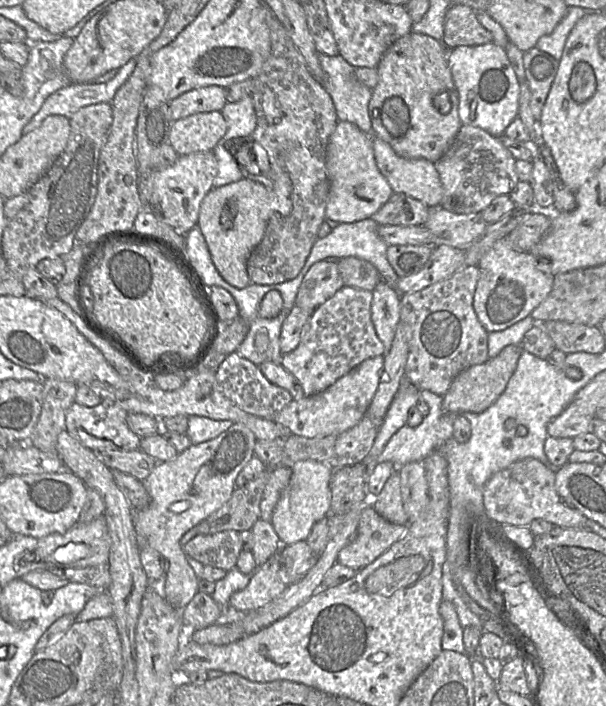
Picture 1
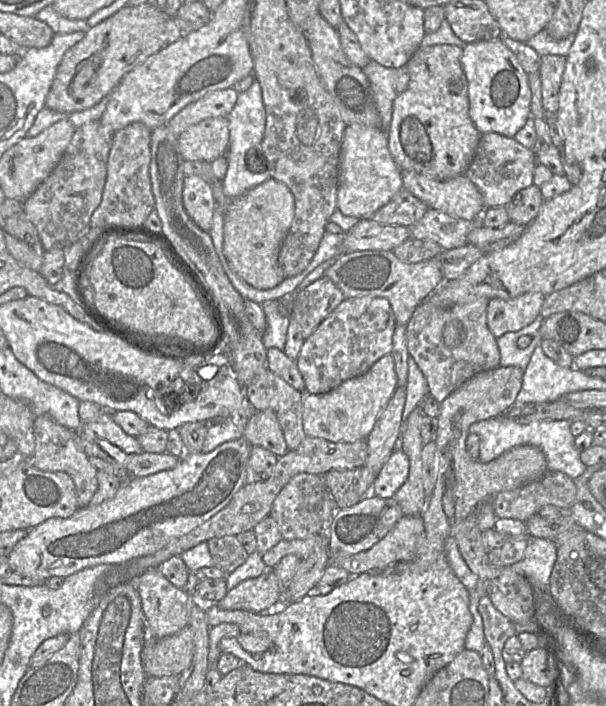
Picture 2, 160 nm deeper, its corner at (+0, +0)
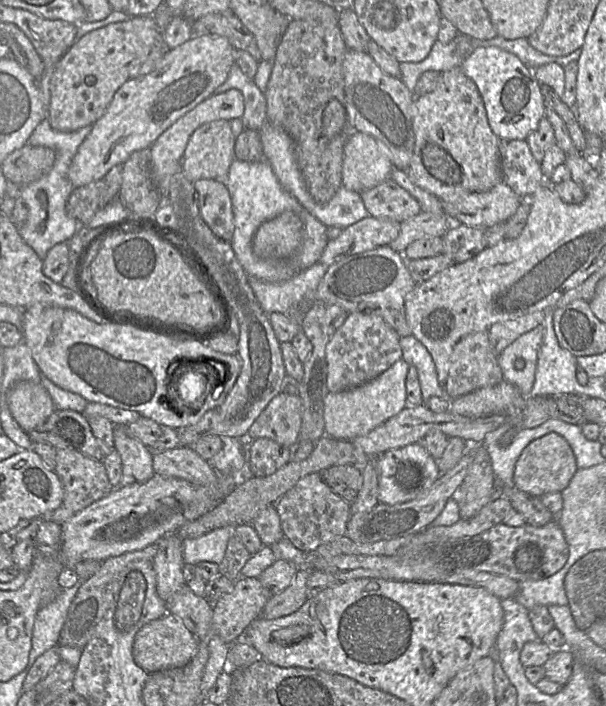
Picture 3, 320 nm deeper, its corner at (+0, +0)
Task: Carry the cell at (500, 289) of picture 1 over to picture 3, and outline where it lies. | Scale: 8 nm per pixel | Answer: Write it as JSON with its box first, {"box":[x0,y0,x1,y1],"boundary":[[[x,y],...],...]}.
{"box":[488,308,551,356],"boundary":[[[551,308],[526,314],[516,319],[494,323],[488,330],[490,345],[494,353],[499,356],[503,350],[518,337],[539,326],[543,322],[546,315],[546,310],[548,309]]]}

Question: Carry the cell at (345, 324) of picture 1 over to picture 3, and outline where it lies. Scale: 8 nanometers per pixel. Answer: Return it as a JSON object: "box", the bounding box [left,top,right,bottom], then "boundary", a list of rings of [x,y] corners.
{"box":[325,312,402,392],"boundary":[[[354,312],[347,315],[347,318],[342,326],[340,326],[330,341],[326,345],[325,349],[325,357],[326,357],[326,363],[327,363],[327,387],[330,392],[340,392],[346,389],[350,389],[359,385],[362,385],[375,377],[379,376],[381,373],[386,371],[388,368],[390,368],[397,360],[402,358],[402,348],[399,343],[400,336],[398,333],[390,327],[381,317],[370,315],[370,314],[364,314],[360,312]]]}

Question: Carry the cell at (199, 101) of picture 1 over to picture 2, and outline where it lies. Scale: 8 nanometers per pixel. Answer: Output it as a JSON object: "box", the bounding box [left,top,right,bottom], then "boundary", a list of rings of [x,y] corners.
{"box":[166,87,239,138],"boundary":[[[232,87],[209,92],[188,104],[166,124],[178,138],[189,126],[208,118],[227,118],[233,110],[239,93]]]}

